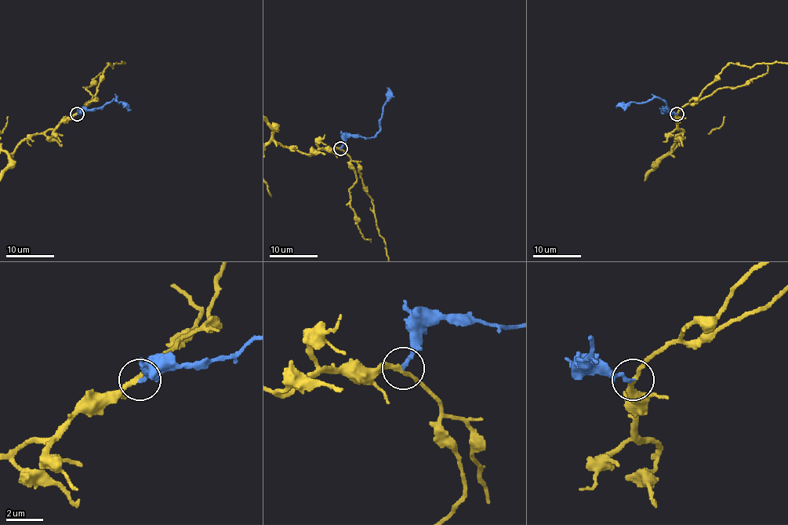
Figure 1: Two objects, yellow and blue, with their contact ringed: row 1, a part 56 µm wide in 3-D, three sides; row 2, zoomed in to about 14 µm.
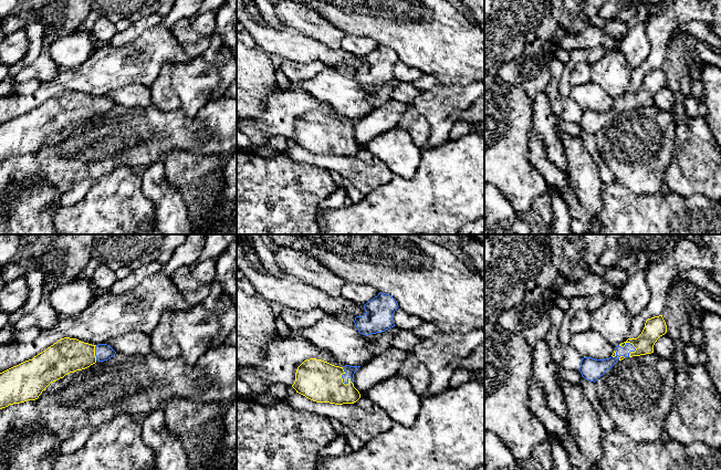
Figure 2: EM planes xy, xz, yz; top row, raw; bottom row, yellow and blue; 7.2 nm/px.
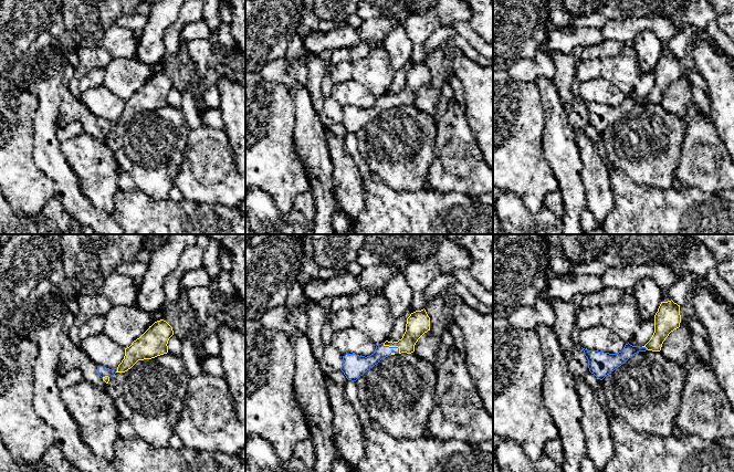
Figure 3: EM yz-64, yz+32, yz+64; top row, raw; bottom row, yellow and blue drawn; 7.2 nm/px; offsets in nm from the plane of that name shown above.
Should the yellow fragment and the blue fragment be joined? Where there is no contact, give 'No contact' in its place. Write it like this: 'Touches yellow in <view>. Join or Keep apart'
Touches yellow in xz. Join

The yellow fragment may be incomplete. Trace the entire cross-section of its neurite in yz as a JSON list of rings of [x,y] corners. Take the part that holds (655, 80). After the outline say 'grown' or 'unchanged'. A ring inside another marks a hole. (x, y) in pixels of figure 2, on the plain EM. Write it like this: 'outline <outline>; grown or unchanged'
outline [[[662,67],[648,71],[641,86],[637,91],[628,91],[626,94],[617,97],[613,107],[606,112],[596,112],[584,109],[581,114],[579,124],[582,128],[596,134],[613,119],[618,113],[626,109],[640,108],[654,105],[654,97],[657,92],[667,85],[667,77]]]; grown

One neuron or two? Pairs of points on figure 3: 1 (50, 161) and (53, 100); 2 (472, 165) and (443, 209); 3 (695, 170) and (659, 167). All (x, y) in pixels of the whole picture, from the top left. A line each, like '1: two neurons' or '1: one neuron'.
1: one neuron
2: two neurons
3: two neurons

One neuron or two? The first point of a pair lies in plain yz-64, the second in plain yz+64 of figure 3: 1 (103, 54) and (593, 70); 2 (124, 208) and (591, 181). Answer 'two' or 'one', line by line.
1: two
2: two

